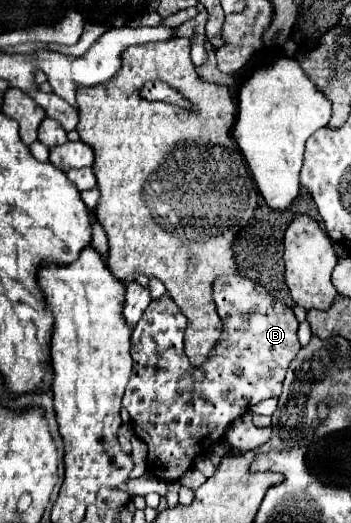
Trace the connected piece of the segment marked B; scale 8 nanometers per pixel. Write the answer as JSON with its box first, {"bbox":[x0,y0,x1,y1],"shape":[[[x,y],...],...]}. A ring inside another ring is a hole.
{"bbox":[123,274,301,482],"shape":[[[239,274],[219,276],[215,304],[225,330],[205,360],[205,368],[191,366],[183,354],[185,316],[169,294],[151,300],[131,334],[133,374],[123,406],[129,410],[137,438],[149,448],[147,474],[157,480],[177,482],[197,456],[207,454],[211,444],[223,440],[231,422],[257,402],[279,398],[285,372],[301,350],[293,310],[275,300],[259,282]]]}

